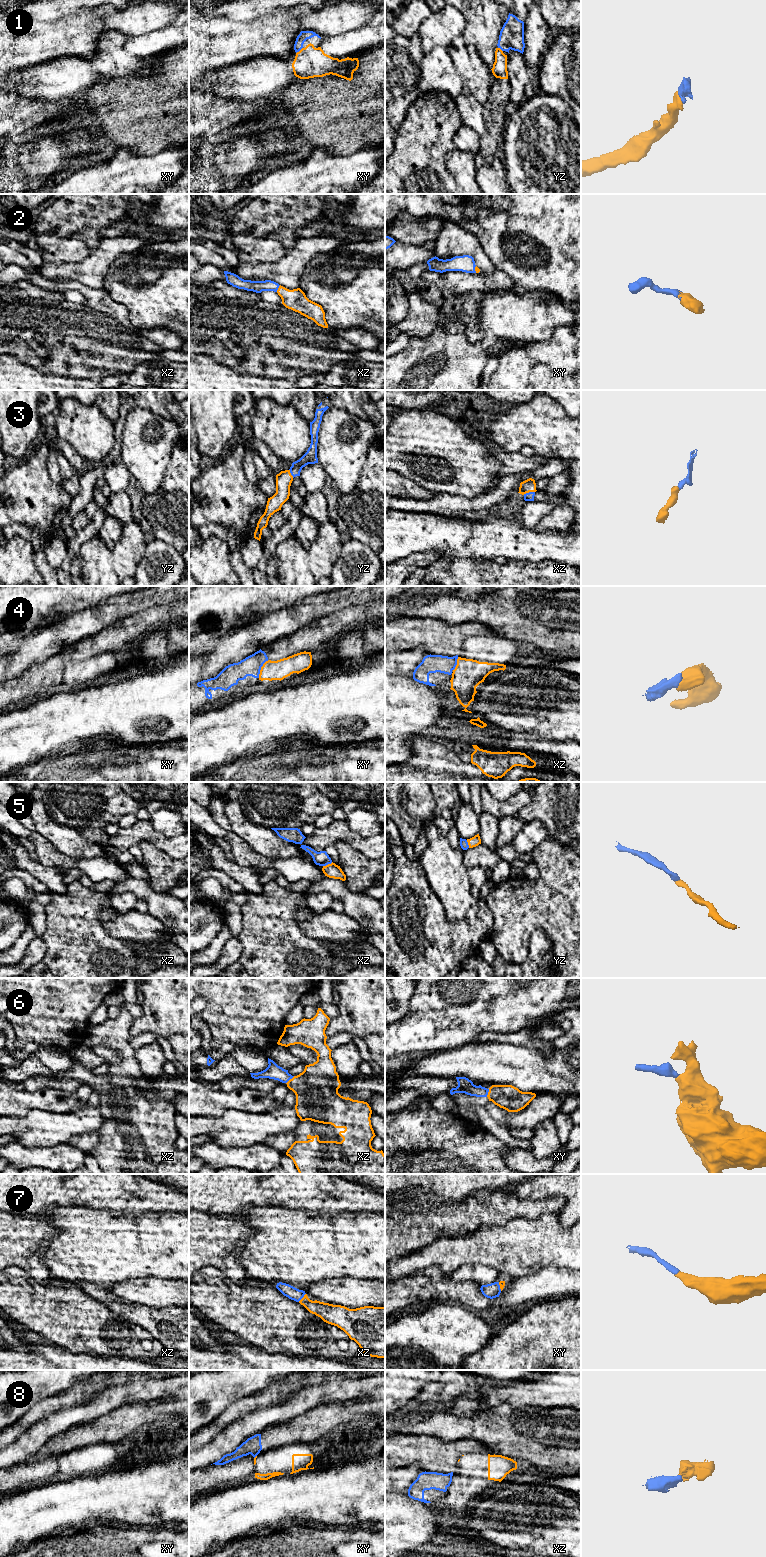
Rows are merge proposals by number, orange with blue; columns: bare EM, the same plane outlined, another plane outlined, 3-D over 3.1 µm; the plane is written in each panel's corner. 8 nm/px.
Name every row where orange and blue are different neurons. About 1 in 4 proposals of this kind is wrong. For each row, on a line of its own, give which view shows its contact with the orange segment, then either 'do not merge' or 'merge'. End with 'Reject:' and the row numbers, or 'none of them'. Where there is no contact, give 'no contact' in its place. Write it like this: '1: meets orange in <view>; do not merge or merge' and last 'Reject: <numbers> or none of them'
1: meets orange in xy; merge
2: meets orange in xz; merge
3: meets orange in xz; merge
4: meets orange in xy; do not merge
5: meets orange in xz; merge
6: meets orange in xz; merge
7: meets orange in xz; merge
8: meets orange in xy; do not merge
Reject: 4, 8

